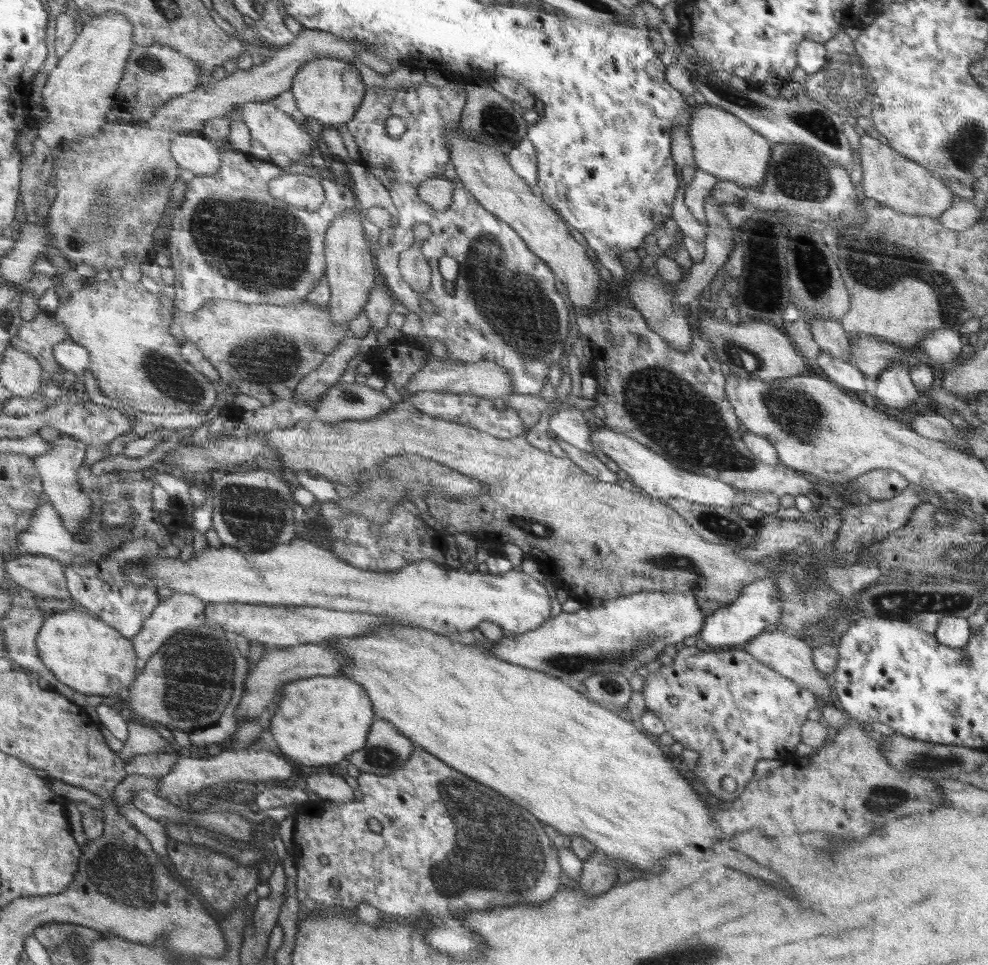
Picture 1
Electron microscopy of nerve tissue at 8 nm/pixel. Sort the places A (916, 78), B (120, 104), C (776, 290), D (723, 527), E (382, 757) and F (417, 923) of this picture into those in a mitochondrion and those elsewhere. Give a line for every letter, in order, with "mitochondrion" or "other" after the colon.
A: other
B: other
C: mitochondrion
D: mitochondrion
E: mitochondrion
F: other

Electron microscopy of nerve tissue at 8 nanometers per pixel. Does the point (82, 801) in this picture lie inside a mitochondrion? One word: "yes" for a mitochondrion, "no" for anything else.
no

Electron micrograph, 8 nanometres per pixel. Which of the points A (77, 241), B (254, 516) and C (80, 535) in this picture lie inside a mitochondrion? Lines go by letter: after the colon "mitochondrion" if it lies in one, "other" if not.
A: mitochondrion
B: mitochondrion
C: other

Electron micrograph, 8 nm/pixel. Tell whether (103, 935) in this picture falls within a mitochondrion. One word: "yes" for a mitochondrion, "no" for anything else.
no

